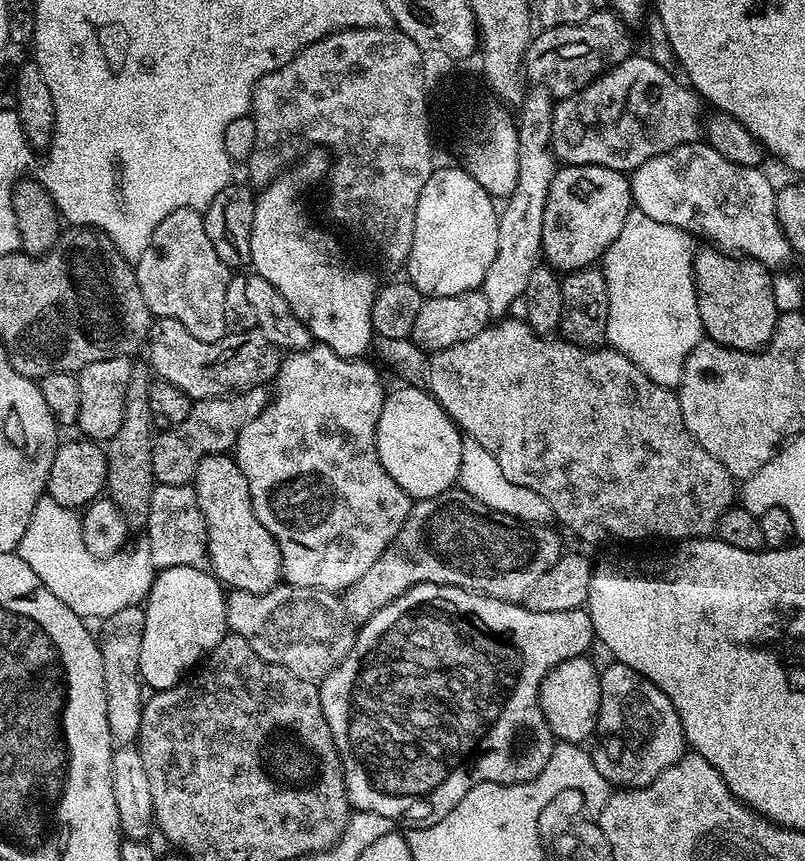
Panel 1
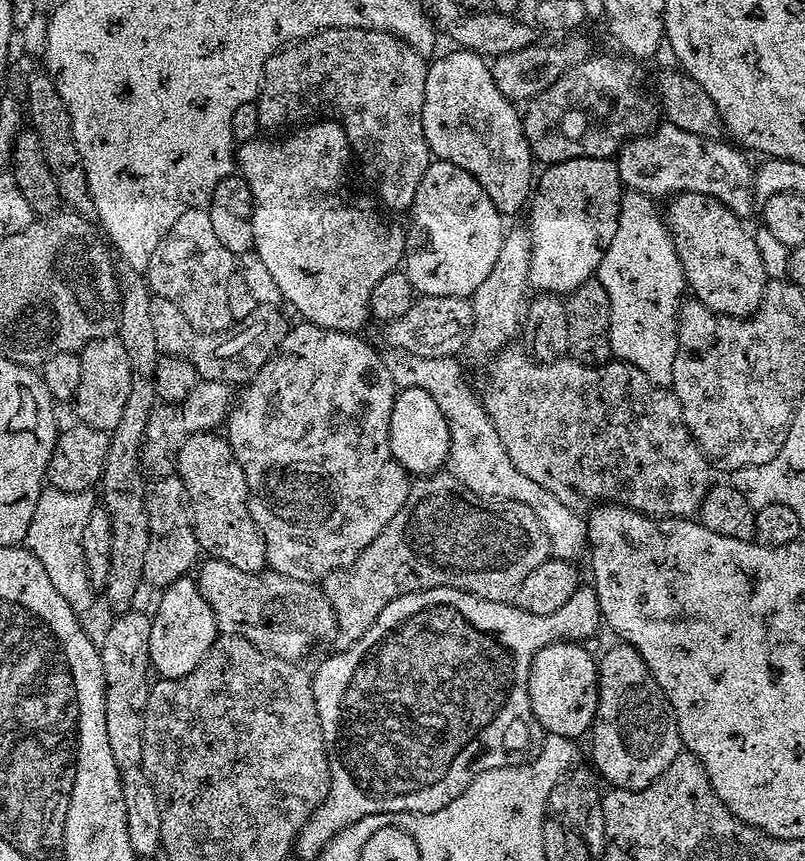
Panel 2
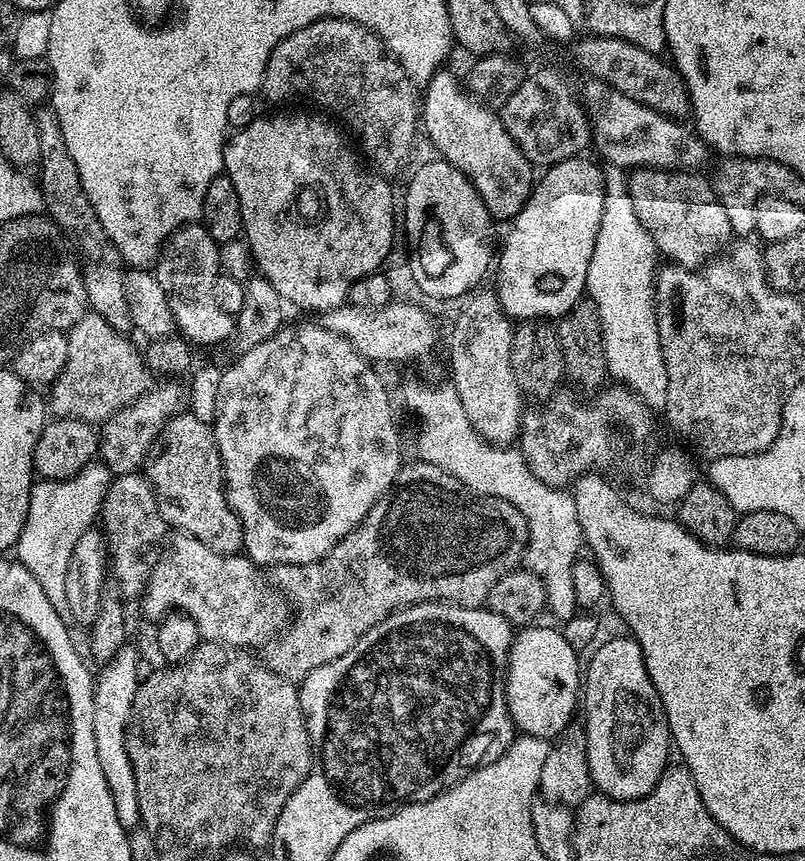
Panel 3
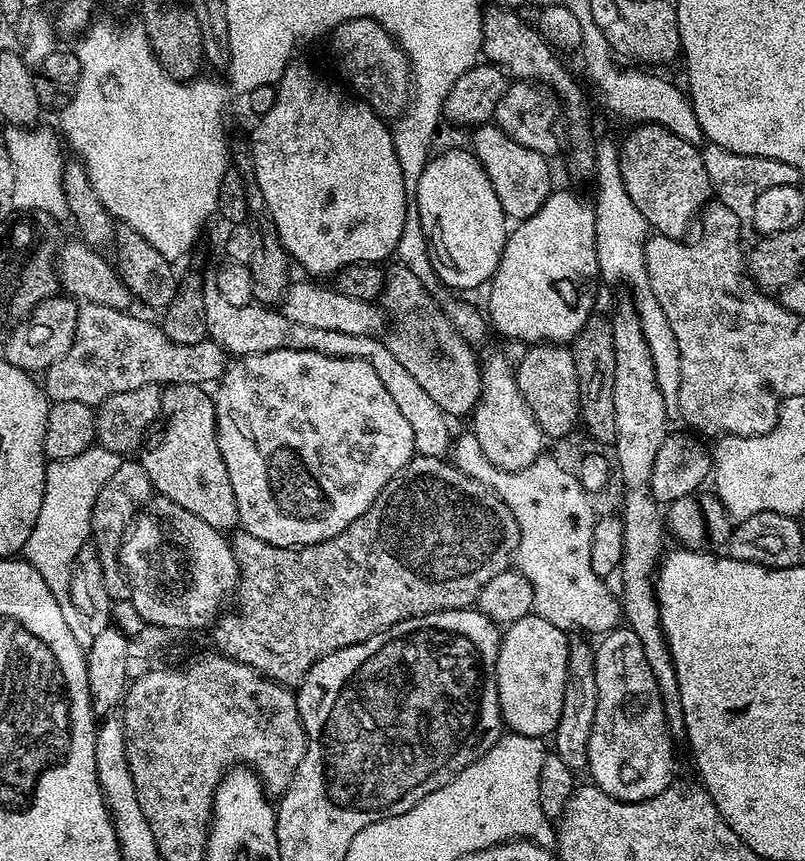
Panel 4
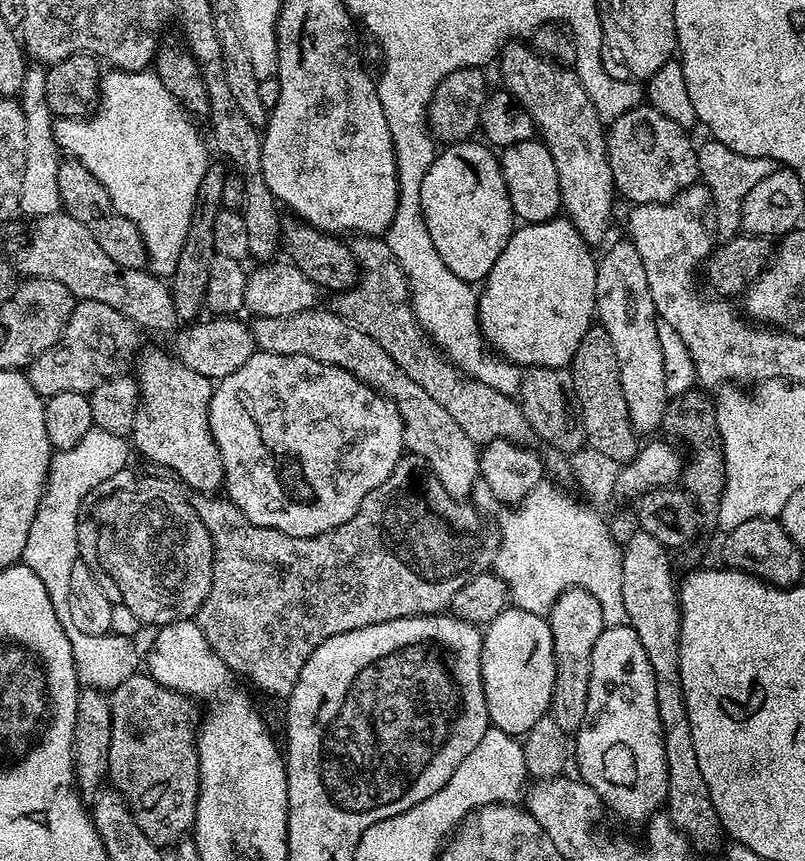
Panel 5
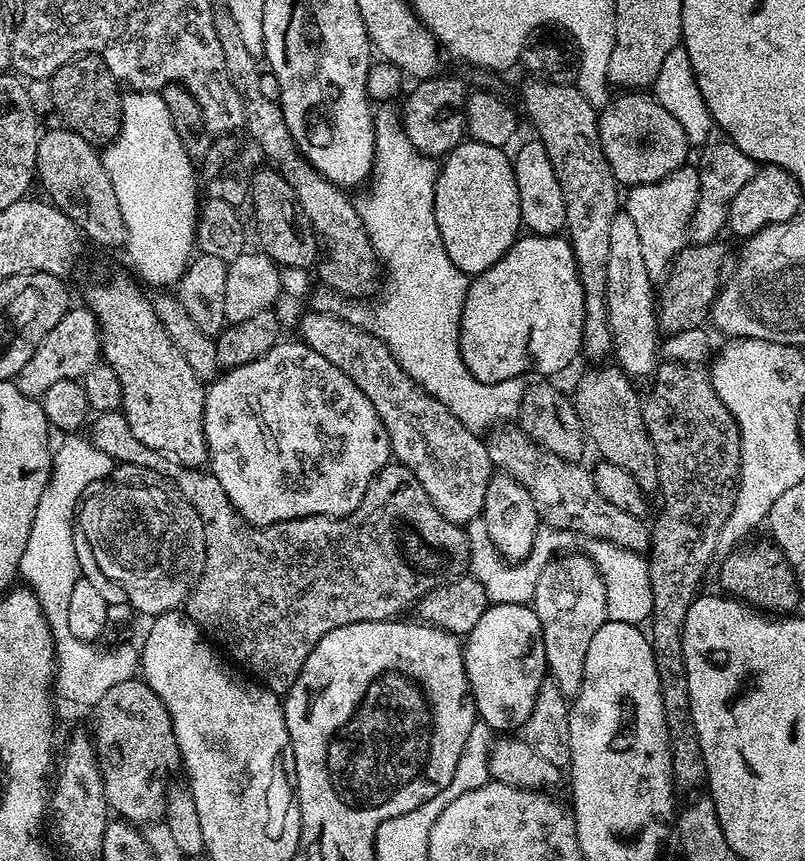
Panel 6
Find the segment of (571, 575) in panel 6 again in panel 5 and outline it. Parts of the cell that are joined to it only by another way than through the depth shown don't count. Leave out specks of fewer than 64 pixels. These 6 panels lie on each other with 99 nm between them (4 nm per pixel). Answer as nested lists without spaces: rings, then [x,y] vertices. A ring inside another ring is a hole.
[[[567,588],[554,602],[546,619],[552,631],[556,659],[550,715],[554,722],[558,722],[558,726],[562,726],[564,732],[574,734],[586,718],[586,694],[590,694],[590,658],[594,642],[598,642],[598,634],[602,634],[606,627],[602,606],[598,606],[598,600],[586,590]]]

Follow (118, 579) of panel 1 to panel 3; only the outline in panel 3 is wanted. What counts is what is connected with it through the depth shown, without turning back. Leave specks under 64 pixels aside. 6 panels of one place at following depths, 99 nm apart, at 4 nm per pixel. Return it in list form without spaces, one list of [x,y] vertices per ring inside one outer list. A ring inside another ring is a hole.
[[[93,462],[88,464],[77,476],[65,480],[37,479],[32,486],[30,510],[26,516],[20,540],[16,543],[14,556],[25,564],[38,578],[38,582],[53,598],[63,597],[66,592],[68,567],[74,554],[78,538],[97,523],[100,508],[112,485],[114,473],[107,464]]]

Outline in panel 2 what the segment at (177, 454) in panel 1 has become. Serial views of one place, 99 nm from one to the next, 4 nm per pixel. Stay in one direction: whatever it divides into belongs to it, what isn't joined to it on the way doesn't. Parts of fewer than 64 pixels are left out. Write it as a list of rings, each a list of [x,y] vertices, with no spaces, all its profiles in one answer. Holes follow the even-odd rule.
[[[217,380],[197,382],[194,390],[181,404],[160,404],[152,409],[146,422],[144,445],[140,448],[140,459],[147,471],[156,476],[172,476],[176,470],[176,455],[188,436],[199,432],[219,429],[227,421],[234,403],[234,388]],[[233,392],[233,396],[232,396]]]

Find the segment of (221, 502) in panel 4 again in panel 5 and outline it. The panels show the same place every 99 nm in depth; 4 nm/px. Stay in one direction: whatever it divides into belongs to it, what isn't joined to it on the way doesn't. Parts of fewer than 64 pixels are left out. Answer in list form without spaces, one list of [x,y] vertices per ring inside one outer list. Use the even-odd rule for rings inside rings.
[[[160,348],[139,353],[134,364],[134,375],[136,383],[140,386],[140,408],[136,412],[134,426],[130,433],[135,451],[137,448],[150,463],[160,467],[157,469],[171,474],[185,489],[193,488],[191,491],[196,494],[219,493],[224,486],[224,467],[208,421],[213,381],[198,374],[198,370],[190,370],[190,366],[177,360],[171,351],[163,352]]]

